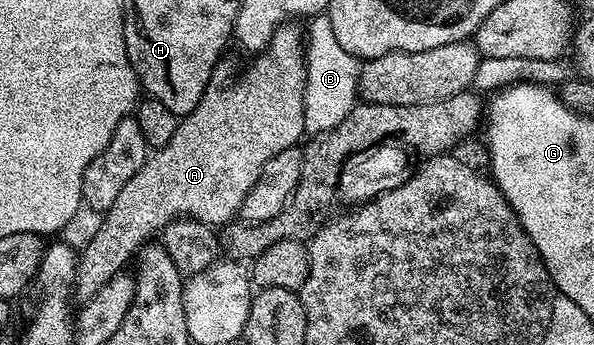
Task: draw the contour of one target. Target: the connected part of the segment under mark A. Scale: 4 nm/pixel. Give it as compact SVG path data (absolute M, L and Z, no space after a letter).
M281 29L274 33L267 47L255 56L256 59L229 87L223 87L219 81L208 84L204 90L202 101L196 108L180 119L178 129L174 129L174 137L166 141L162 148L153 150L148 159L126 181L122 193L110 209L103 212L100 228L88 239L88 244L78 251L76 260L76 285L74 295L83 301L94 297L106 281L121 274L128 263L128 258L135 256L149 242L151 235L159 236L166 225L175 219L193 219L199 223L228 225L240 214L242 201L258 181L262 174L262 165L274 157L274 153L282 153L282 149L297 146L305 138L304 129L304 87L307 83L305 67L305 40L296 31Z

